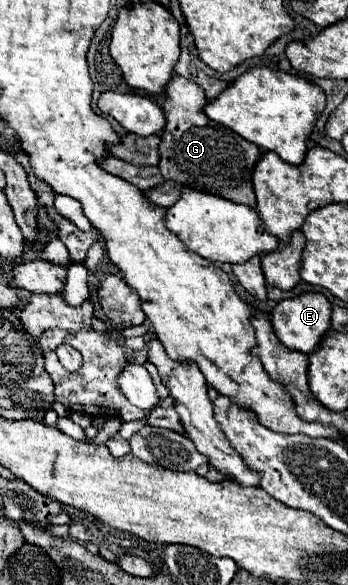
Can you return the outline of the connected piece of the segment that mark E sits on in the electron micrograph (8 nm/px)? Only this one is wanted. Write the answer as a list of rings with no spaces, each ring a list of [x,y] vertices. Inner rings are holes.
[[[304,292],[300,296],[294,298],[286,298],[280,300],[274,310],[272,310],[272,326],[276,330],[278,340],[292,348],[292,350],[300,350],[304,354],[310,354],[316,346],[320,336],[324,336],[324,332],[330,328],[330,314],[332,314],[332,304],[328,302],[328,298],[320,292]]]

